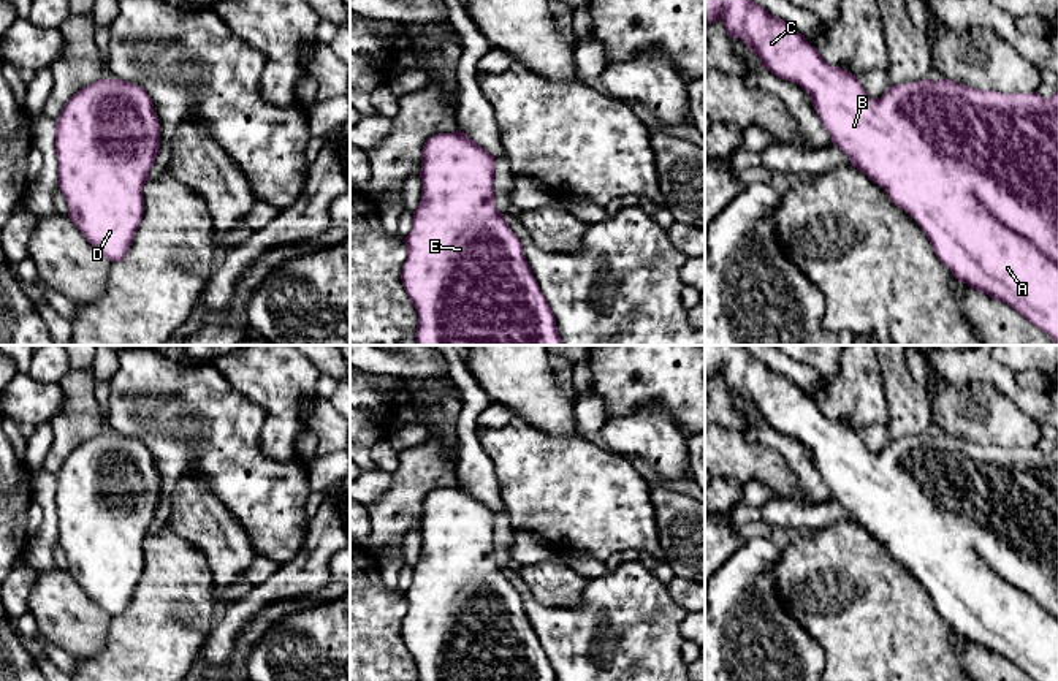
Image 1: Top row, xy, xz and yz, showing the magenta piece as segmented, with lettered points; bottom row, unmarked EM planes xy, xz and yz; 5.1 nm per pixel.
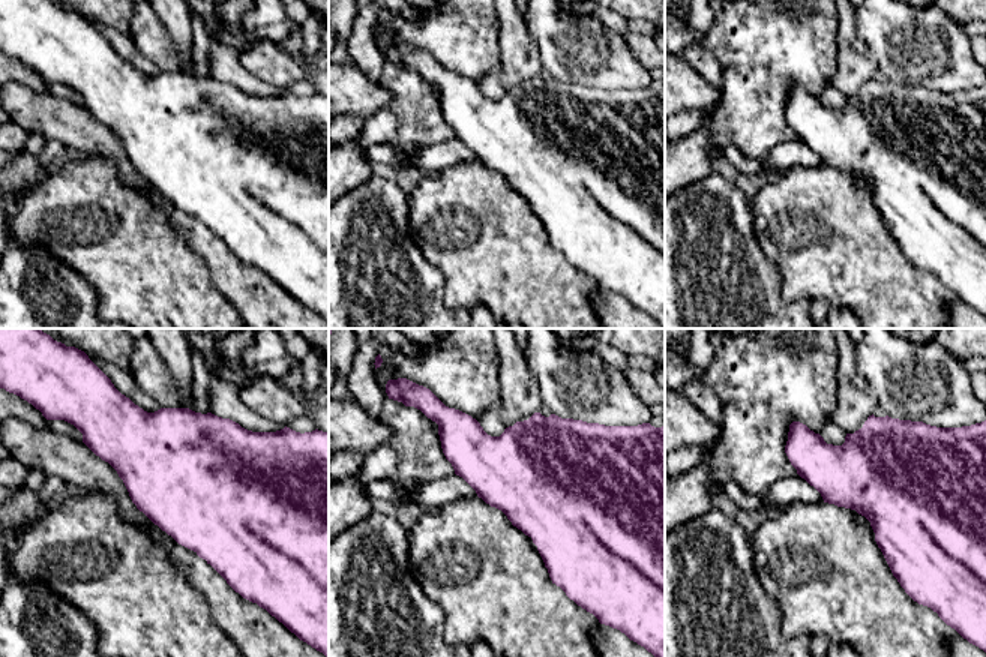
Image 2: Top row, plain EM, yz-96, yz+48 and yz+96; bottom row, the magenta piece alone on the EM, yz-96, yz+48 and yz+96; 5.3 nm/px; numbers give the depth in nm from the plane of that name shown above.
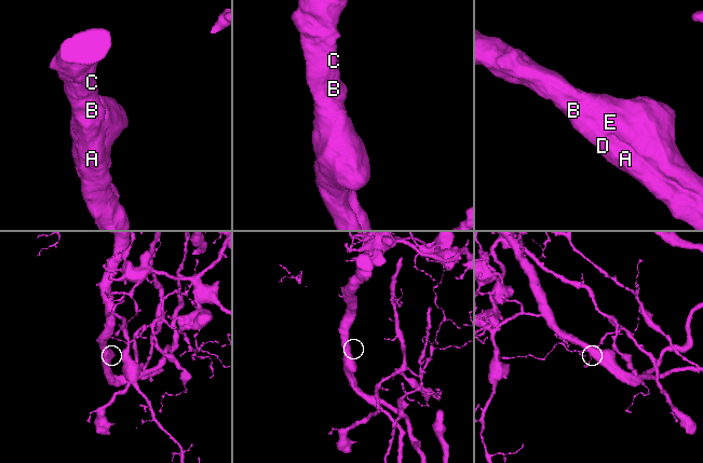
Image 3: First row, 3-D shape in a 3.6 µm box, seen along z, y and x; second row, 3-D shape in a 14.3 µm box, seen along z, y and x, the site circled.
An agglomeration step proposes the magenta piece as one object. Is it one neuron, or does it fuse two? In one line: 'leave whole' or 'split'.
leave whole

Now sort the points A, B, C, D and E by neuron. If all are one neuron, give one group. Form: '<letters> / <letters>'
A B C D E

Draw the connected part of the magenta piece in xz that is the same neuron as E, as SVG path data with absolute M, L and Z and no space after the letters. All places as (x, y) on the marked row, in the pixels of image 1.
M464 131L426 139L421 200L404 238L402 287L413 304L417 345L564 345L523 245L494 200L494 157Z

